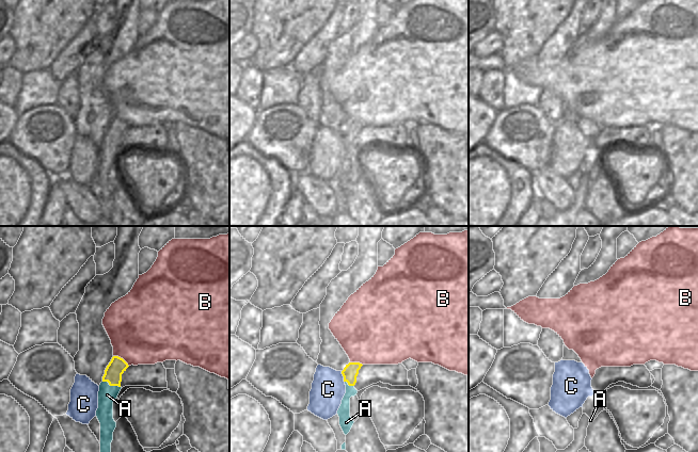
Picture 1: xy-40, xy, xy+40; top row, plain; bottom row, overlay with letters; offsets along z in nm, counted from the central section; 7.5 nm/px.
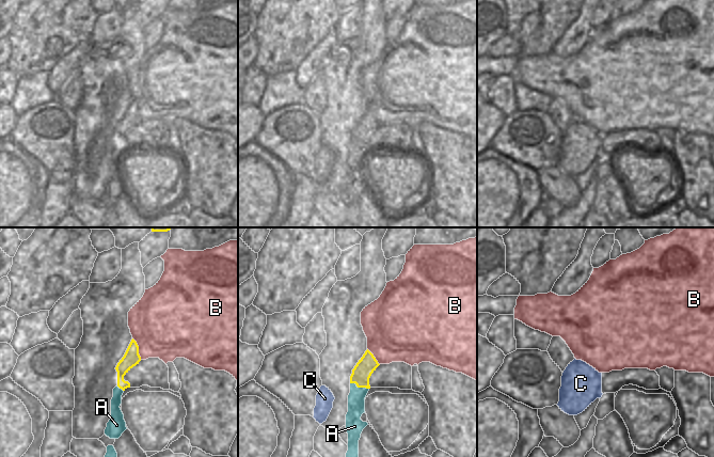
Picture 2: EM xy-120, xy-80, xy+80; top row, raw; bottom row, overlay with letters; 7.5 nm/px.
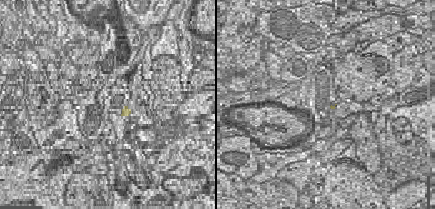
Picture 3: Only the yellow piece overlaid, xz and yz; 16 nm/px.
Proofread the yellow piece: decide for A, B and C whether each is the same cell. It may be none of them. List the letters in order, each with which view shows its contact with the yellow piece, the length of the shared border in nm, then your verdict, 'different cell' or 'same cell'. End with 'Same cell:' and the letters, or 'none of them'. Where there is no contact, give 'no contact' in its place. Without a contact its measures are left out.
A: contact in xy-40; length 140 nm; different cell
B: contact in xy-40; length 150 nm; different cell
C: contact in xy; length 90 nm; different cell
Same cell: none of them

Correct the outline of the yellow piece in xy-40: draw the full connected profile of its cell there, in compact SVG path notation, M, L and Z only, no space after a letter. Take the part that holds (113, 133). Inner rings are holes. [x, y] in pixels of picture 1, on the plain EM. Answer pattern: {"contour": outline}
{"contour": "M113 117L105 131L102 143L108 143L110 147L121 148L122 135L128 128L128 125L123 119Z"}

